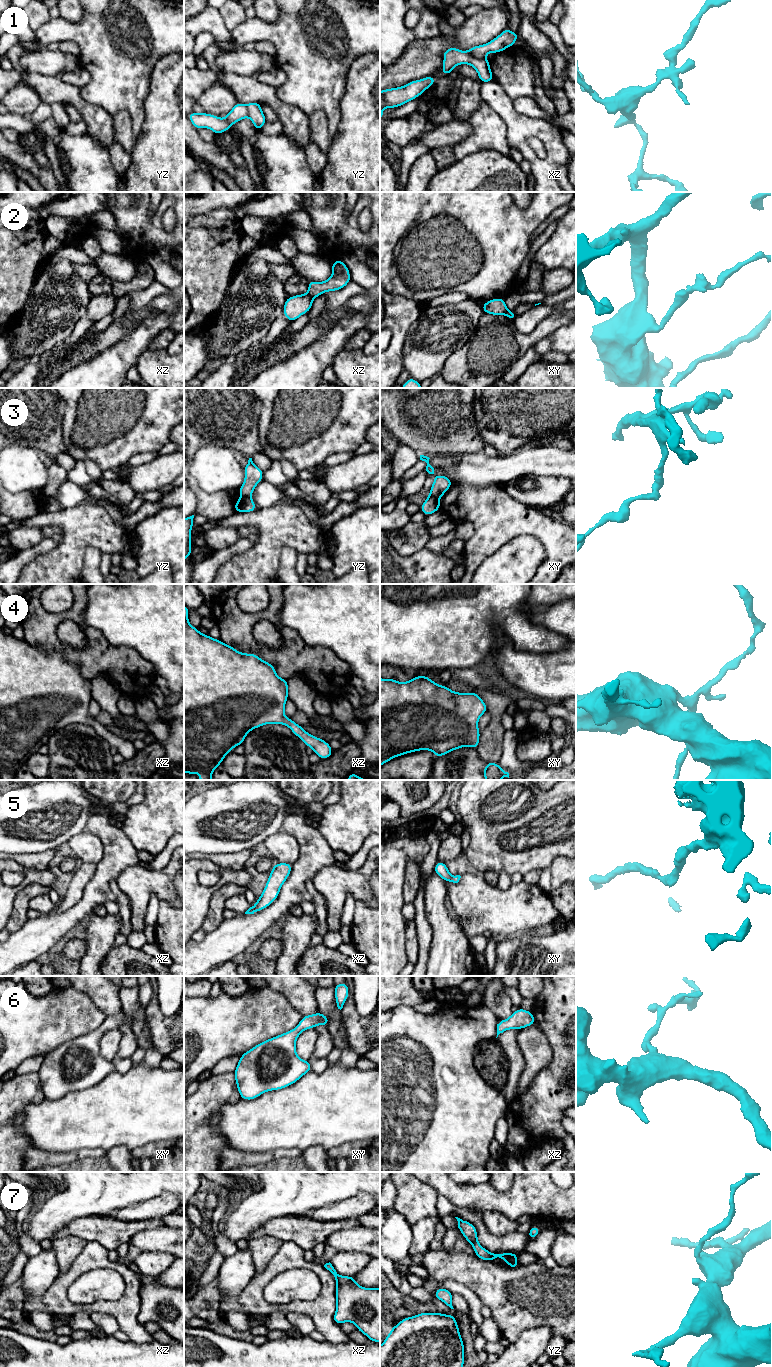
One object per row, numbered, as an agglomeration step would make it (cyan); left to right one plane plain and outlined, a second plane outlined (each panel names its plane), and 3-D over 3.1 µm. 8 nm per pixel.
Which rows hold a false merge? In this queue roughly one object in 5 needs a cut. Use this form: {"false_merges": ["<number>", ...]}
{"false_merges": ["1", "2", "3"]}

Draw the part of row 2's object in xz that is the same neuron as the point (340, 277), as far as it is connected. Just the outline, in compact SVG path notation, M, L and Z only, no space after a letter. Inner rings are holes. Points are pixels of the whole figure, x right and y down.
M342 260L331 263L332 276L323 281L309 281L308 293L315 299L316 297L328 291L337 291L343 289L350 281L350 271Z

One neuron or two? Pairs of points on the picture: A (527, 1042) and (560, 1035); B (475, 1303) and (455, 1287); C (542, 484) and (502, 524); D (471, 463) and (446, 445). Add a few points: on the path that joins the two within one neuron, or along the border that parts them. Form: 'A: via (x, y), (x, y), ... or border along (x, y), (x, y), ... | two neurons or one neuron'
A: border along (535, 1023), (549, 1044), (551, 1061) | two neurons
B: via (470, 1298), (460, 1289) | one neuron
C: border along (504, 489), (513, 498), (533, 508) | two neurons
D: border along (482, 450), (452, 454), (450, 456) | two neurons

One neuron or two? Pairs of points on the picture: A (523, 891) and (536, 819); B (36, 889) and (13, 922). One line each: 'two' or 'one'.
A: two
B: one

